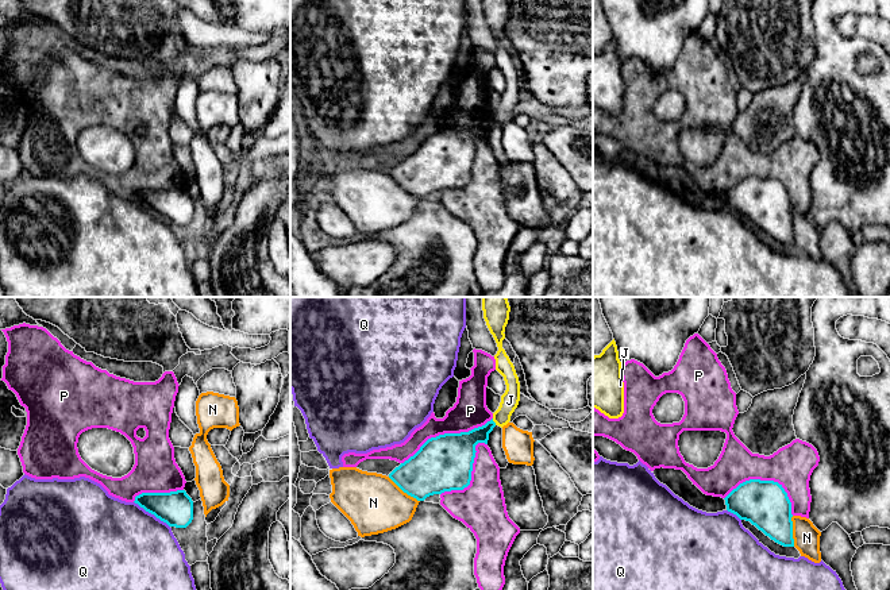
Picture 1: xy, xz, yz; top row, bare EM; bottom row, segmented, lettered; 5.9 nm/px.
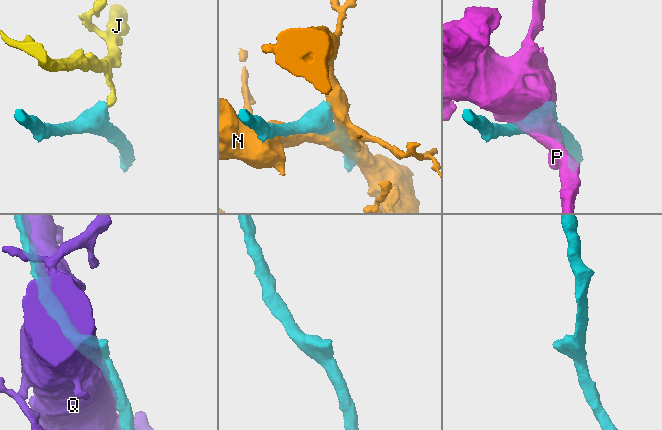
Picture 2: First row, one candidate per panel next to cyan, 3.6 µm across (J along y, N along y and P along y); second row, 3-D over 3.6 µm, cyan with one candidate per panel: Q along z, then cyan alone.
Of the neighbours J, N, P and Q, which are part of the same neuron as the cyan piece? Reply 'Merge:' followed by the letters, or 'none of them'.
Merge: none of them

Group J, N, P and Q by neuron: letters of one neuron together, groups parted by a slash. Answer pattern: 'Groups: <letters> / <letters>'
Groups: J / N / P / Q

